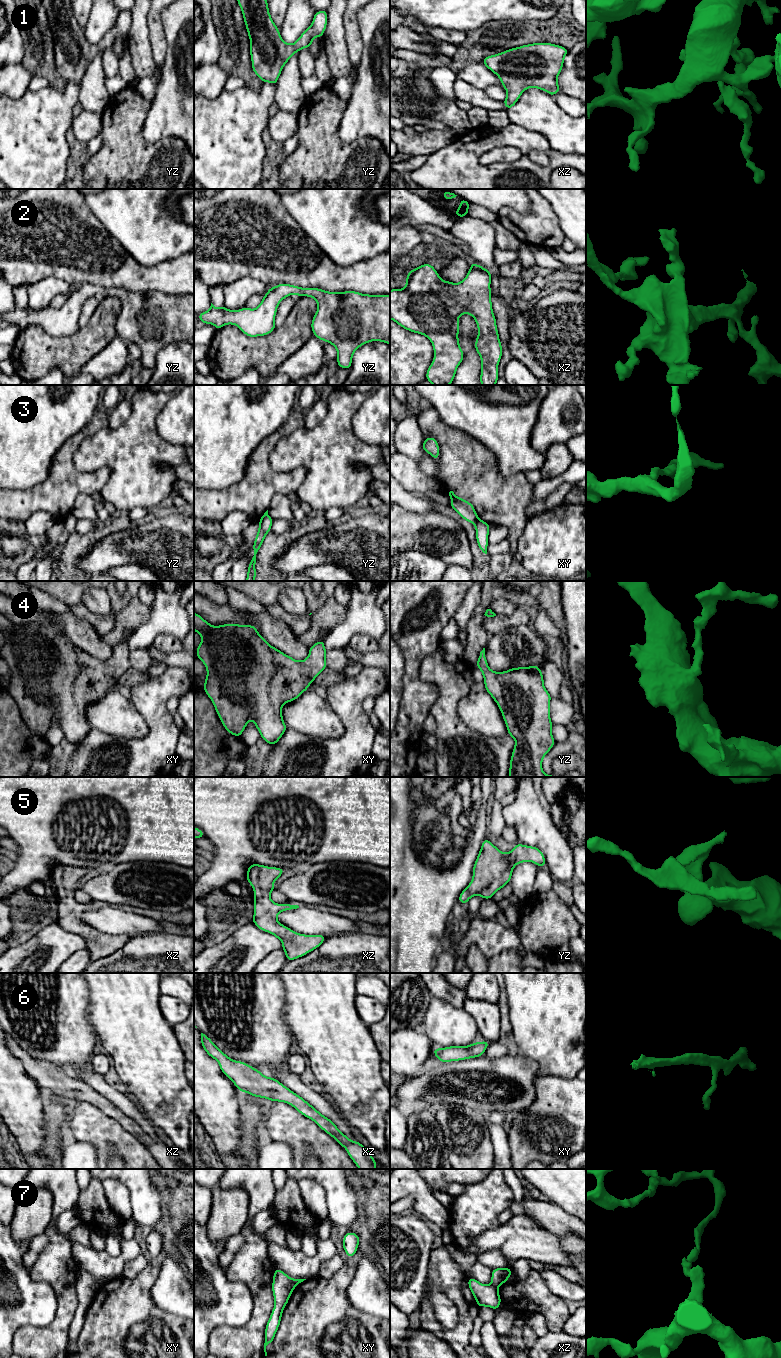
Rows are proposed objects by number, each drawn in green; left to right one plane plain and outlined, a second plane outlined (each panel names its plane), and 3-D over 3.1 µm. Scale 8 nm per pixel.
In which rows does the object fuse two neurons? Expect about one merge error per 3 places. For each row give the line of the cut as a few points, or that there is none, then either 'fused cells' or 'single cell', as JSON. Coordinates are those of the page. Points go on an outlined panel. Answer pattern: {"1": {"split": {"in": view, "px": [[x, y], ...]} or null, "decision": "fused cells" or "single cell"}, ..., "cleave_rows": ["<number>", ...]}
{"1": {"split": null, "decision": "single cell"}, "2": {"split": null, "decision": "single cell"}, "3": {"split": {"in": "xy", "px": [[477, 517], [473, 523]]}, "decision": "fused cells"}, "4": {"split": null, "decision": "single cell"}, "5": {"split": null, "decision": "single cell"}, "6": {"split": null, "decision": "single cell"}, "7": {"split": {"in": "xz", "px": [[491, 1284], [496, 1287]]}, "decision": "fused cells"}, "cleave_rows": ["3", "7"]}

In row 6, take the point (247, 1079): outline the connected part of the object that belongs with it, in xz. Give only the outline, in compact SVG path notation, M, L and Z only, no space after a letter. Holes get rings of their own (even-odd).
M201 1033L201 1045L206 1053L219 1063L223 1074L234 1083L240 1092L293 1106L300 1114L314 1121L344 1147L359 1169L377 1169L377 1162L360 1142L351 1141L329 1118L323 1116L311 1104L277 1079L265 1077L259 1070L247 1063L229 1058L203 1033Z

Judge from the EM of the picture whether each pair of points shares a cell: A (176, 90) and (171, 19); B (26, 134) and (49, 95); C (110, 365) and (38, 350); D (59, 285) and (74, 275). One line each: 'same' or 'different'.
A: same
B: same
C: different
D: different

